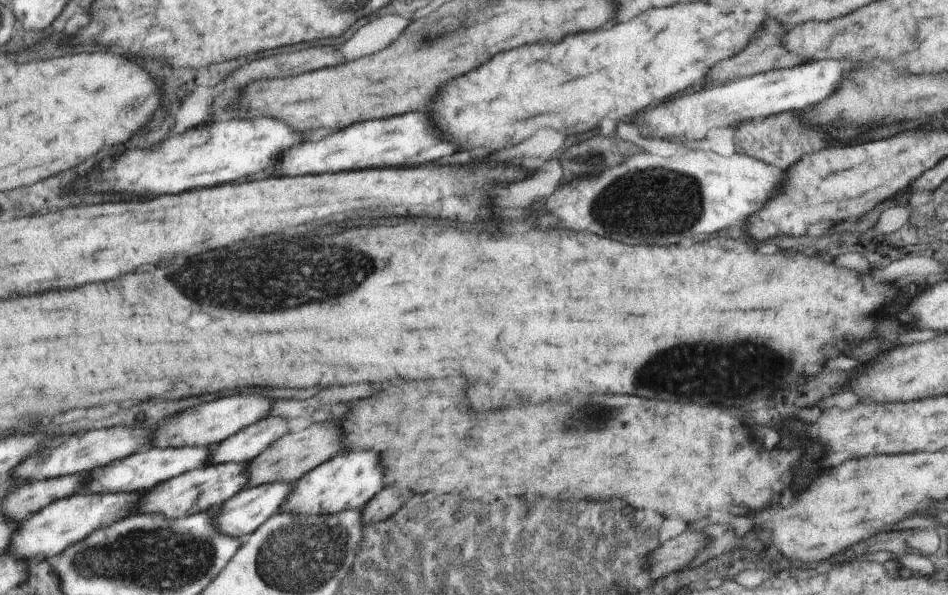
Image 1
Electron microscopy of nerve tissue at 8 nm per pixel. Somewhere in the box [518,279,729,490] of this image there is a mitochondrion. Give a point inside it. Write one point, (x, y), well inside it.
(589, 419)

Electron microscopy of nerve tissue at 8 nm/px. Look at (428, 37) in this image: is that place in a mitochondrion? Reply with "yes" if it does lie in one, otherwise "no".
yes

